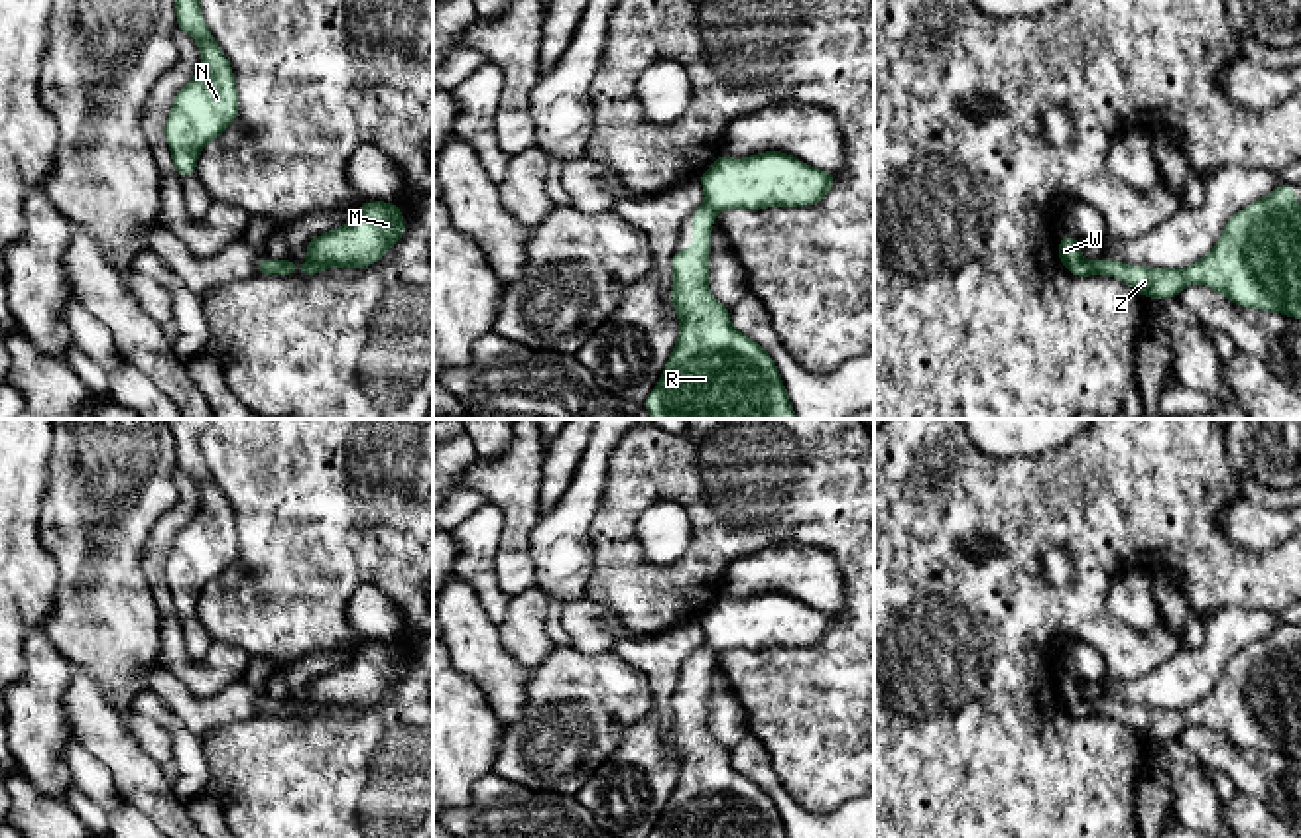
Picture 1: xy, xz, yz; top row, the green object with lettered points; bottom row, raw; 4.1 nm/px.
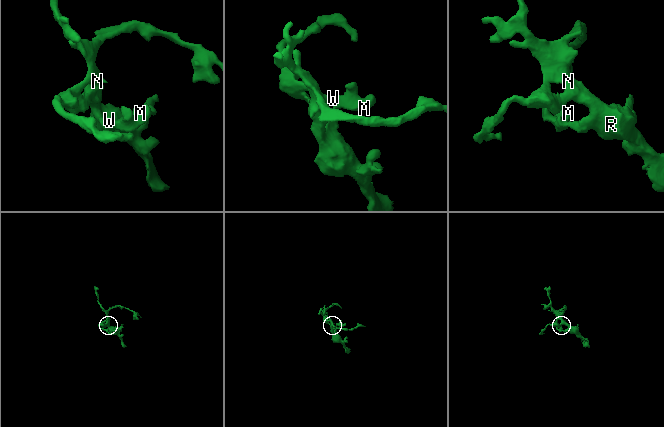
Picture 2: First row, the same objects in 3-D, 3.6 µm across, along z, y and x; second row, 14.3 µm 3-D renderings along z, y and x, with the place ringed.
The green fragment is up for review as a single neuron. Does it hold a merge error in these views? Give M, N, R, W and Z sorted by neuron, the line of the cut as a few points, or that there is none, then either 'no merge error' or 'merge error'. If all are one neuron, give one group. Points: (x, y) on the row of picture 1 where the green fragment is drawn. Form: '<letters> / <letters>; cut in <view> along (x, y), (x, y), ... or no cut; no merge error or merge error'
M N R W Z; no cut; no merge error

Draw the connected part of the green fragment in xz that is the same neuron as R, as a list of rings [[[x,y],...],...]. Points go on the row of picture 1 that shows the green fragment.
[[[775,150],[744,159],[720,153],[699,183],[705,203],[693,210],[693,248],[671,256],[679,338],[642,407],[653,419],[797,419],[777,364],[756,340],[732,327],[730,309],[709,291],[711,232],[720,210],[819,205],[835,187],[835,175]]]

